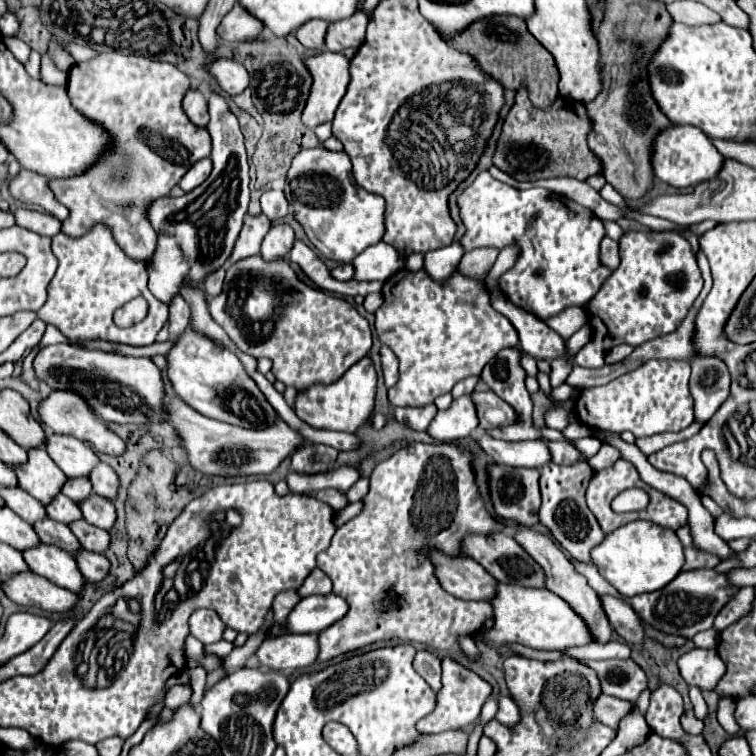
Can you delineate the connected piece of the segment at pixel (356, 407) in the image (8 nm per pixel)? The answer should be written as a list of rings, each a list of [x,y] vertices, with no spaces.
[[[366,355],[366,359],[360,359],[358,363],[354,363],[354,367],[350,367],[342,375],[342,379],[338,379],[336,383],[328,387],[314,385],[308,391],[302,391],[296,397],[296,415],[316,429],[334,429],[334,431],[354,433],[370,417],[374,409],[376,381],[378,381],[378,375],[374,371],[372,359],[370,355]]]

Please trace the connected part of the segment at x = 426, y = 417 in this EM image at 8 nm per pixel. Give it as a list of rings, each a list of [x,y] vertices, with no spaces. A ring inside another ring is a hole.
[[[434,403],[426,405],[426,407],[396,407],[394,409],[396,421],[406,423],[412,429],[426,429],[432,423],[436,413],[438,413],[438,409]]]

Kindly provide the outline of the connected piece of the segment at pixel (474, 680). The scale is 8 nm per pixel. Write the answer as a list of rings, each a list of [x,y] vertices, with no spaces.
[[[450,657],[442,659],[442,689],[438,691],[438,703],[436,709],[418,721],[418,731],[420,733],[442,733],[442,731],[450,731],[450,729],[468,729],[474,725],[474,721],[480,715],[480,709],[484,705],[484,701],[490,697],[492,687],[478,677],[476,673],[468,671],[466,667],[454,663]]]

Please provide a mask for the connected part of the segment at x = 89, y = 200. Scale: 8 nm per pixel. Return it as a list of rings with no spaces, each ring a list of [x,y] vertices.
[[[116,49],[102,53],[86,63],[76,63],[68,75],[68,95],[72,105],[92,121],[98,121],[114,135],[114,149],[108,151],[102,161],[90,167],[80,177],[50,179],[50,189],[56,199],[70,209],[66,225],[78,227],[80,231],[66,231],[72,237],[84,235],[94,223],[106,223],[122,251],[132,259],[150,259],[156,251],[156,231],[146,219],[146,205],[158,197],[170,193],[170,189],[184,177],[184,173],[200,159],[210,155],[210,133],[206,127],[194,125],[182,111],[182,97],[190,87],[186,75],[172,63],[152,61],[146,57],[124,55]]]

